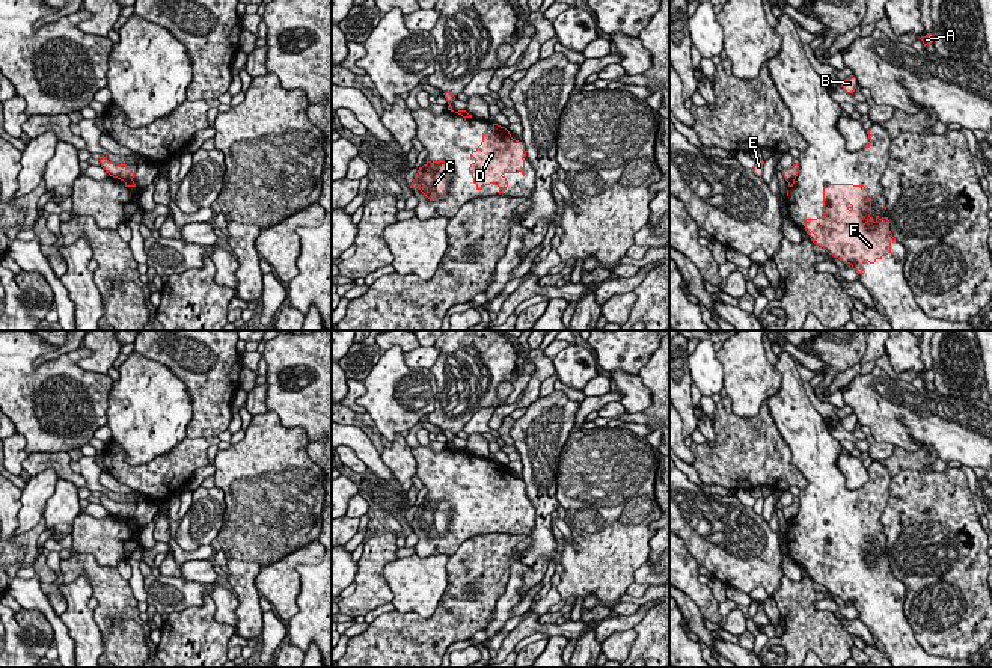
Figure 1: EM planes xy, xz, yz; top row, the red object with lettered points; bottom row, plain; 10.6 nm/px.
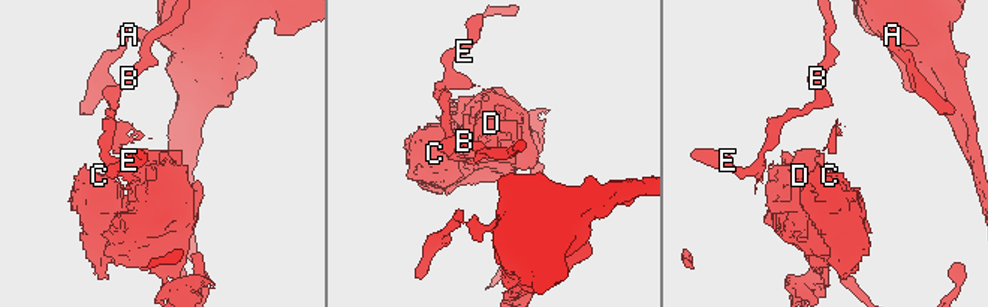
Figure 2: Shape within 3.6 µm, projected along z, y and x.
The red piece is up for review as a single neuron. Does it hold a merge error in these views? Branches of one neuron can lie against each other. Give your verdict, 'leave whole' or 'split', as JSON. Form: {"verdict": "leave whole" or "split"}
{"verdict": "split"}

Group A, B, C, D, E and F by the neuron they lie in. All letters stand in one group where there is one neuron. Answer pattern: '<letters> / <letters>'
A B E / C D F

